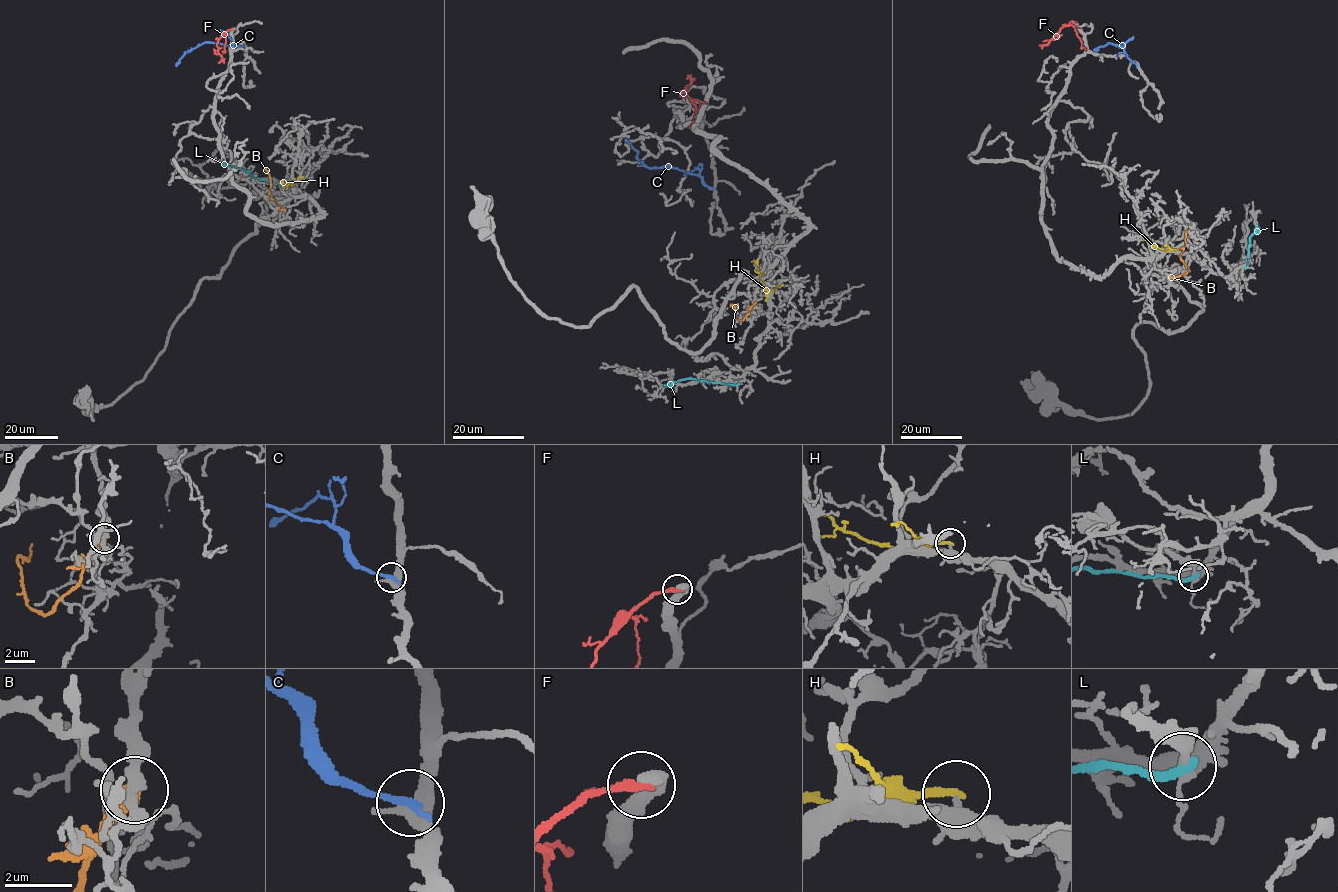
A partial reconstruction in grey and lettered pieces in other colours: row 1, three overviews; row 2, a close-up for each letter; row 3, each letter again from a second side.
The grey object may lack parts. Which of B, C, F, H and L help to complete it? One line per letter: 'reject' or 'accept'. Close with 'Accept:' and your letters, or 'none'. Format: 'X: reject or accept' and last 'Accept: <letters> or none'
B: reject
C: reject
F: reject
H: reject
L: reject
Accept: none

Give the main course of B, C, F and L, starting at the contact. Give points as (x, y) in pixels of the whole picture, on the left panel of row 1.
B: (285, 209), (271, 199), (270, 177), (265, 167)
C: (242, 46), (203, 42), (184, 52), (176, 65)
F: (232, 29), (218, 40), (222, 59), (219, 62)
L: (274, 183), (253, 178), (243, 169), (218, 162)

